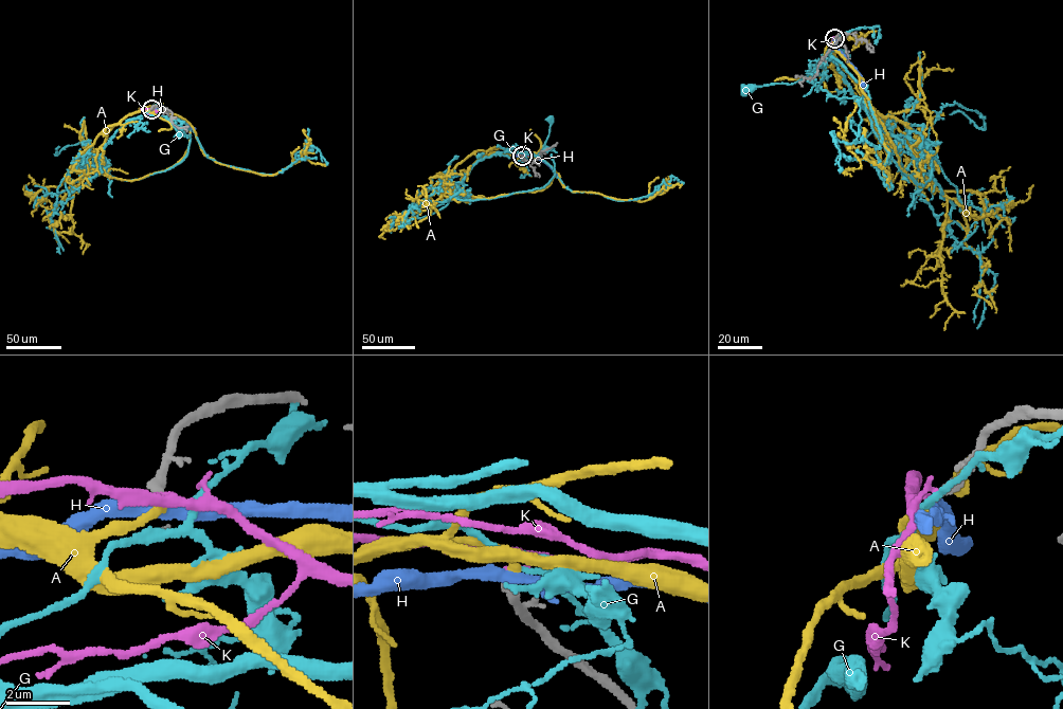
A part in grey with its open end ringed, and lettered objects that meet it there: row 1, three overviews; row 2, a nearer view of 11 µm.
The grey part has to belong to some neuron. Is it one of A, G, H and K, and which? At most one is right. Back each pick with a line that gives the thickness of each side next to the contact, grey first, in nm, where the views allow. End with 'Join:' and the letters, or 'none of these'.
A: Thickness 340 nm (grey) against 280 nm
Join: A

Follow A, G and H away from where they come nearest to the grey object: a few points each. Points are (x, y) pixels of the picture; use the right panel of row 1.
A: (834, 38), (888, 151), (887, 189), (888, 174), (845, 143), (858, 100)
G: (833, 38), (831, 49), (825, 54), (824, 62), (810, 74), (791, 84), (767, 84), (746, 90)
H: (834, 38), (839, 49), (861, 76), (865, 89), (863, 94)

